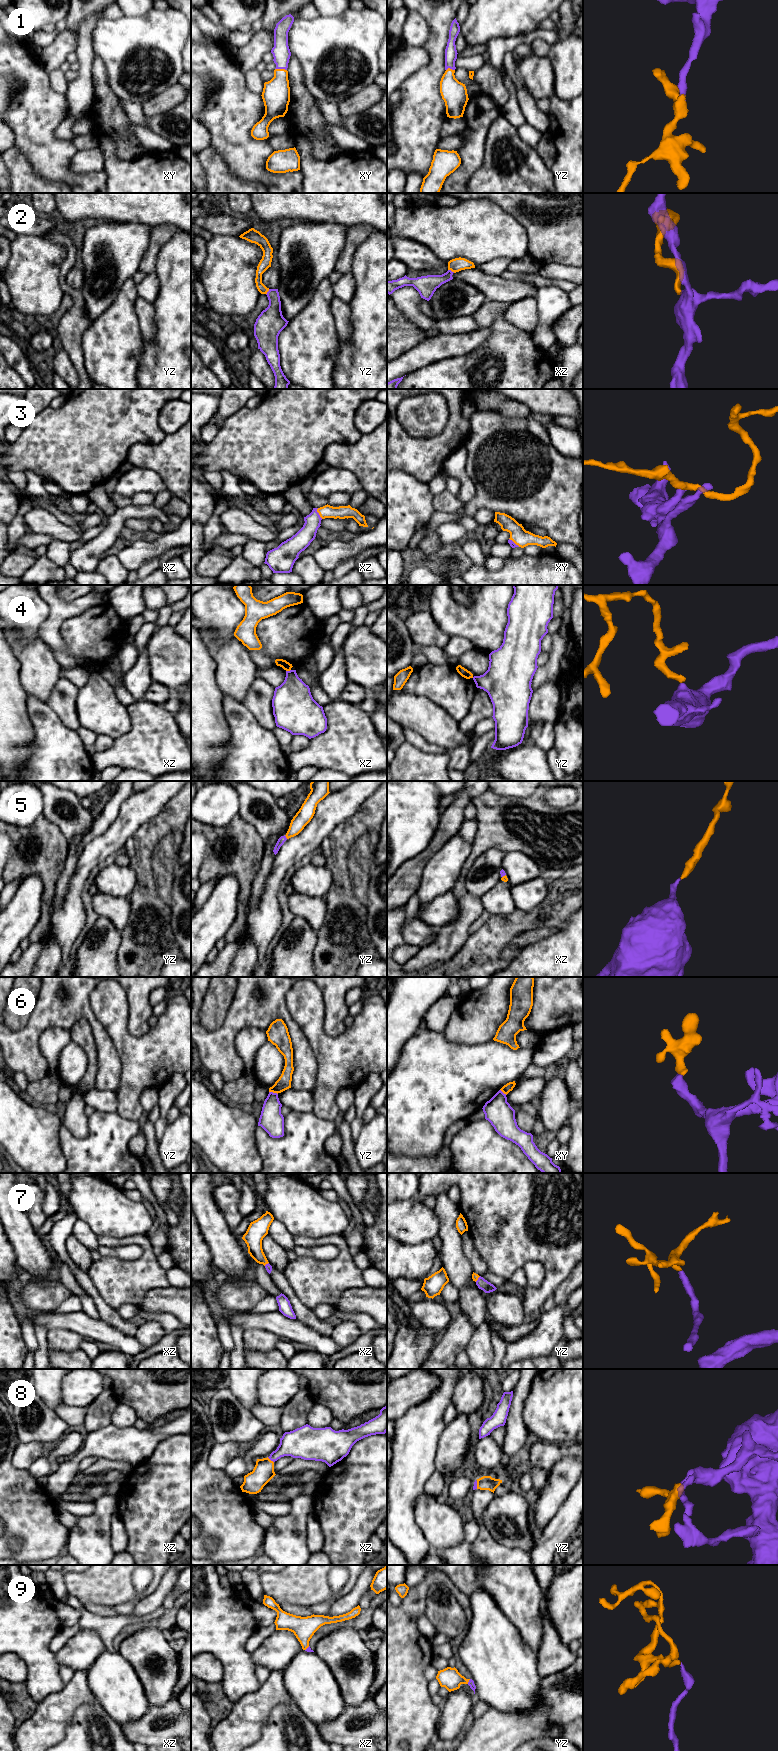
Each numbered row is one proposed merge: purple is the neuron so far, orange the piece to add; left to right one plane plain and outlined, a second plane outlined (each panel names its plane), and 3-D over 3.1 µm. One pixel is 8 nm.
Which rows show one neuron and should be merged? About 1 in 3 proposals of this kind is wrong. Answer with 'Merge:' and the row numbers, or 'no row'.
Merge: 1, 2, 3, 5, 7, 8, 9

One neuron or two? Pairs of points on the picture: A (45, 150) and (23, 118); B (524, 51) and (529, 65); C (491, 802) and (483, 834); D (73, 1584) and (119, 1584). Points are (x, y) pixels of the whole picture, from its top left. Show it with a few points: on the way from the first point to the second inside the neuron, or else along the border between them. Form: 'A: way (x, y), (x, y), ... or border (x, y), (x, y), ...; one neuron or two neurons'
A: way (37, 142), (34, 129), (31, 126); one neuron
B: border (532, 53), (525, 56), (517, 65); two neurons
C: way (493, 810), (493, 824), (491, 826); one neuron
D: way (84, 1584), (108, 1584); one neuron

